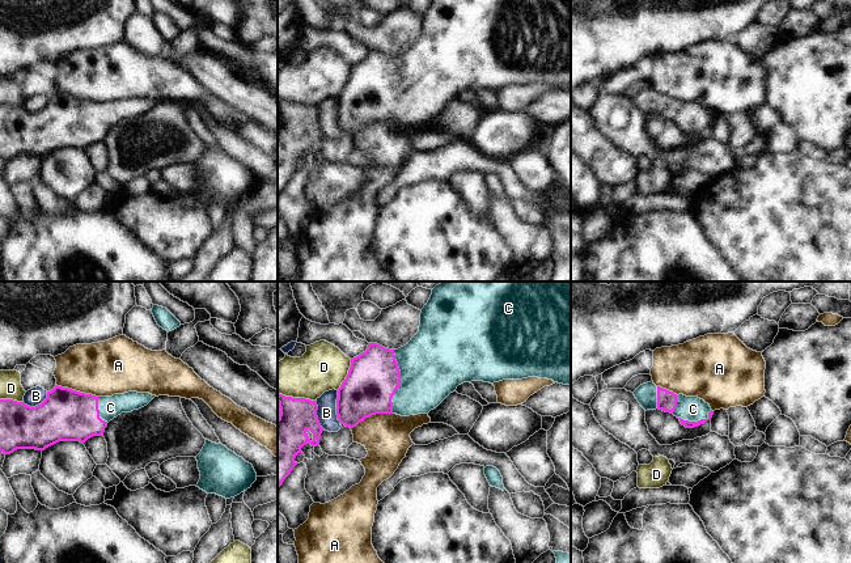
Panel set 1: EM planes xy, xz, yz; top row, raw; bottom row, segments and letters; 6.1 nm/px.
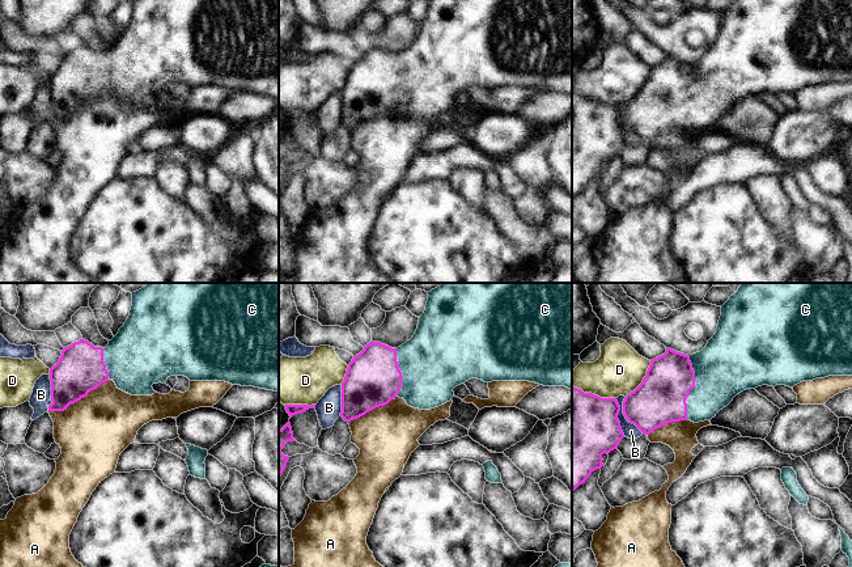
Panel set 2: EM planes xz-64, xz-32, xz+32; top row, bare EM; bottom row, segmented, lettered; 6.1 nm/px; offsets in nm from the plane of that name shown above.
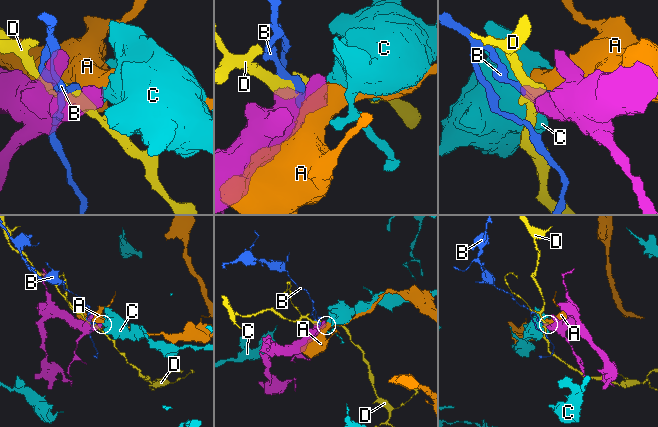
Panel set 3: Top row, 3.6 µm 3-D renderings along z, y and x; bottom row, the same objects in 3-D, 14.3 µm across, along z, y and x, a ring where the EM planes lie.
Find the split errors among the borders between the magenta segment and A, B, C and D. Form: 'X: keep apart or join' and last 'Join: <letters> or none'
A: keep apart
B: keep apart
C: join
D: keep apart
Join: C

